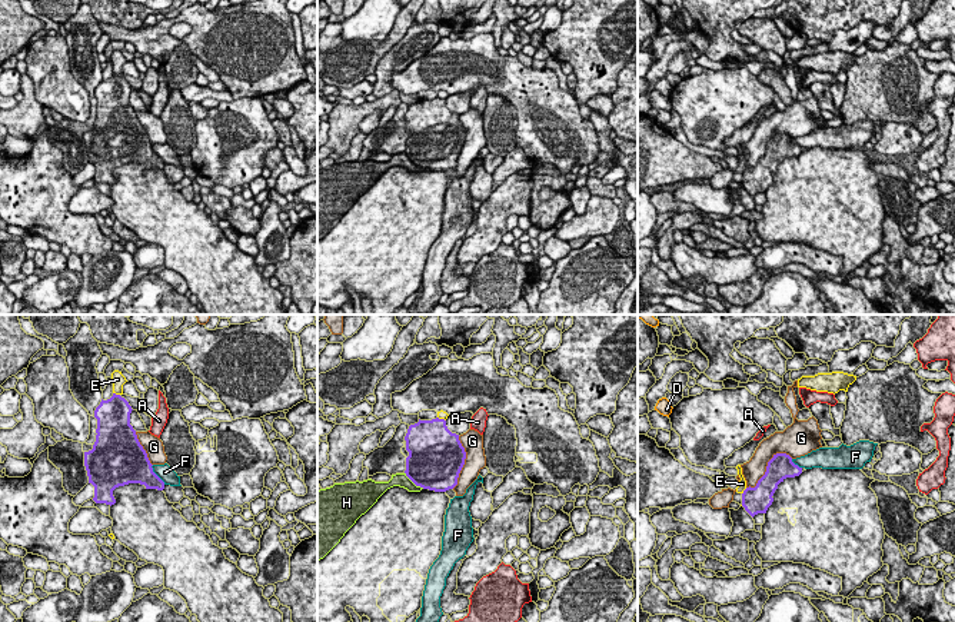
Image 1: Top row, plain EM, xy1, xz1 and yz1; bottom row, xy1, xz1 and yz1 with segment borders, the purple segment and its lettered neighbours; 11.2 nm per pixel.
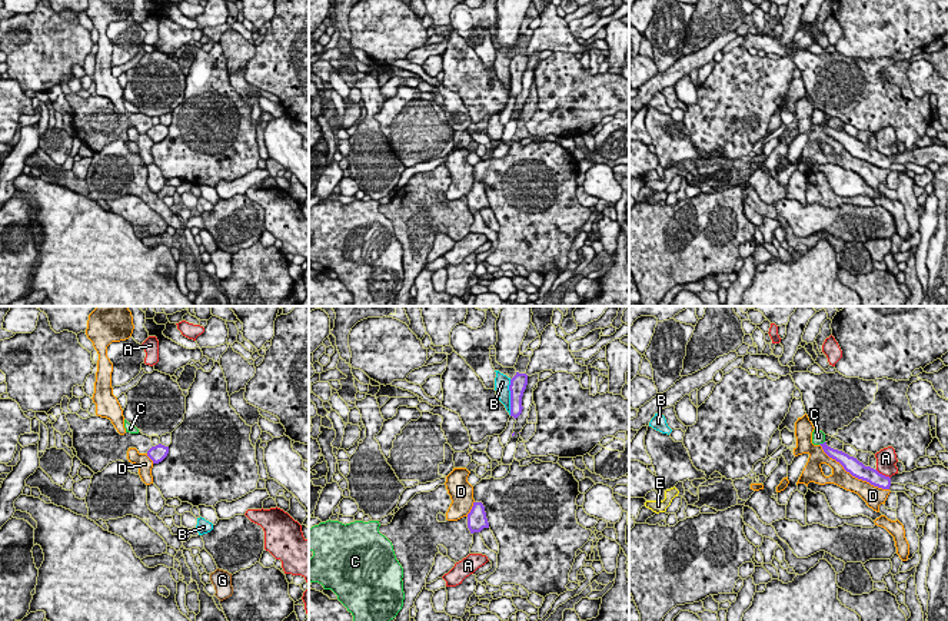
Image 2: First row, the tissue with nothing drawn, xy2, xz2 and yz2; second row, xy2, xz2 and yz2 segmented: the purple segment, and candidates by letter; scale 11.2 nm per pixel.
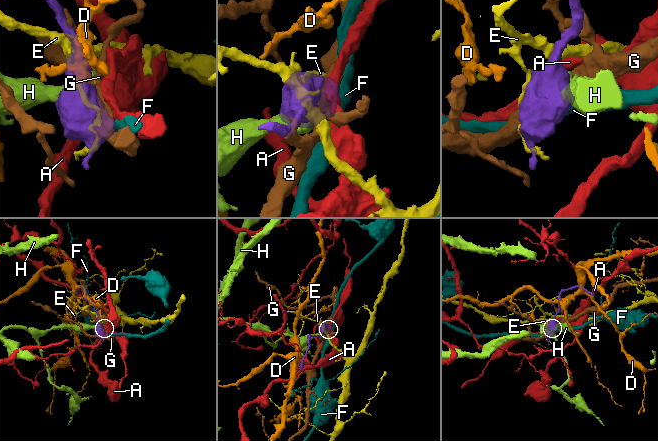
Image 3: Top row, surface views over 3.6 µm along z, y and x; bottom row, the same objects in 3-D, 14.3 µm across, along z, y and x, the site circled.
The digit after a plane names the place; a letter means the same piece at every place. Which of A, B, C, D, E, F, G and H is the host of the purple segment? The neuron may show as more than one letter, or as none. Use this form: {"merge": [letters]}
{"merge": []}

